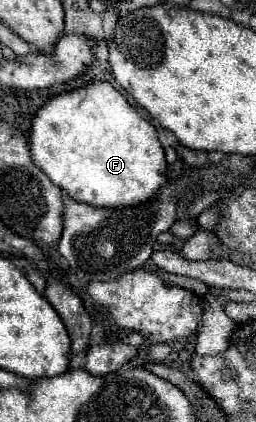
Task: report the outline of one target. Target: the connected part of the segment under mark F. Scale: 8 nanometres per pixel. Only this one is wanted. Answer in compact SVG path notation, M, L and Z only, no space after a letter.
M98 78L86 86L48 98L48 102L36 110L32 116L28 150L34 164L38 164L56 186L60 186L70 198L76 198L76 202L92 206L132 206L134 202L152 198L154 190L166 182L166 158L156 128L140 118L110 82Z

